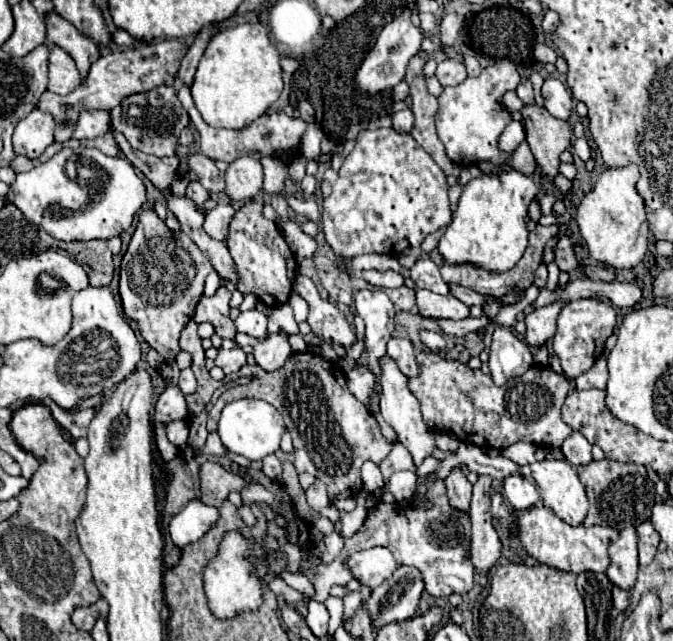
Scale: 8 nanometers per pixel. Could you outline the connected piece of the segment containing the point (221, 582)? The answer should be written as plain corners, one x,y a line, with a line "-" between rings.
232,531
224,537
224,541
220,545
220,553
210,561
210,565
204,571
204,589
206,589
206,597
210,603
210,611
220,619
234,617
240,611
258,609
258,605
262,603
260,581
252,575
250,561
244,559
246,555
262,557
264,551
258,547
256,541
248,541
238,531

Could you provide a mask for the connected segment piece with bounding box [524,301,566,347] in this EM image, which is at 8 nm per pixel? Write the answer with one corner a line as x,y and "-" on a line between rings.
554,301
542,309
536,309
534,313
526,317
526,337
524,339
528,345
538,347
554,335
556,317
562,311
562,305
566,305
566,301

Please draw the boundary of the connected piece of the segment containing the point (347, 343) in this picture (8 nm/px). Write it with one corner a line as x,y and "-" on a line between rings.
298,275
294,281
294,291
308,303
306,321
316,337
332,341
332,345
342,345
346,349
356,343
356,335
348,317
334,303
320,297
312,279

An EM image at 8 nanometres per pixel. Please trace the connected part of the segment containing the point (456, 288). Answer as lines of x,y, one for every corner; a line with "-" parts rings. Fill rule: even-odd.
448,285
450,287
450,295
460,299
464,305
484,305
486,303
486,297
484,295
478,295
476,291
472,289
466,289
466,287
460,287
460,285

